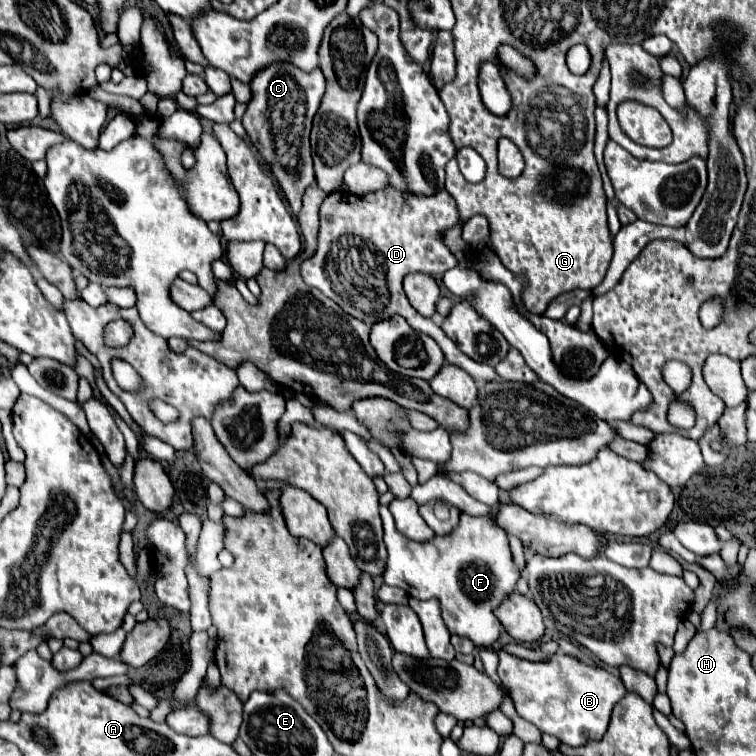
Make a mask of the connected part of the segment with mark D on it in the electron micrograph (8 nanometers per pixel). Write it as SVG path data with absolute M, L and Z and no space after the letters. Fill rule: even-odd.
M384 189L364 197L336 191L330 193L320 207L316 255L306 259L300 269L304 283L320 289L348 315L364 321L366 325L374 325L376 321L392 315L402 315L412 329L430 335L440 345L448 363L464 369L476 381L498 381L492 367L468 359L468 355L464 355L452 339L432 323L432 319L422 317L412 309L402 289L402 279L408 273L422 271L438 275L458 263L450 249L440 241L440 233L456 225L458 219L456 203L448 191L440 191L432 197L412 197L412 201L402 201L402 193L396 189Z

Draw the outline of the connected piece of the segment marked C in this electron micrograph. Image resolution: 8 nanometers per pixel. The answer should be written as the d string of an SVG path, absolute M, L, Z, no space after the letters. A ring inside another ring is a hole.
M274 63L252 79L252 101L242 117L248 141L260 151L262 159L272 167L294 213L302 207L302 193L314 183L310 157L310 127L324 95L324 75L320 69L304 73L290 63Z

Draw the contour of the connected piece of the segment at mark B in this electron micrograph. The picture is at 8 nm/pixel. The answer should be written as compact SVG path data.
M500 651L498 677L508 687L516 711L522 719L534 723L542 733L554 735L560 743L576 747L590 739L602 739L614 705L626 695L626 689L614 673L594 669L582 661L556 653L548 663L534 663L512 653Z

